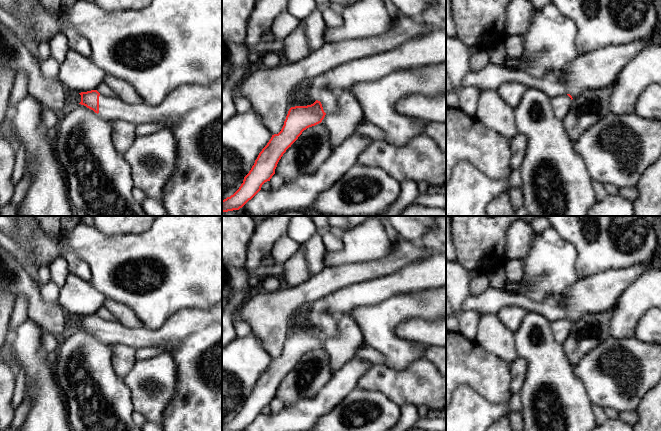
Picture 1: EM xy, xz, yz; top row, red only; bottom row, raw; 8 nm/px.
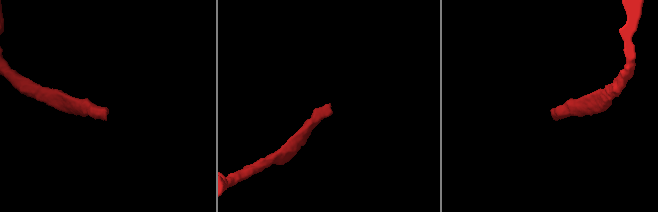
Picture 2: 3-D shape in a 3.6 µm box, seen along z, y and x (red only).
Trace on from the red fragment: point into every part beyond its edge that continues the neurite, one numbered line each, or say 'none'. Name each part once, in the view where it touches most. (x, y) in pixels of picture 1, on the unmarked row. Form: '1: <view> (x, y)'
1: xy (193, 337)

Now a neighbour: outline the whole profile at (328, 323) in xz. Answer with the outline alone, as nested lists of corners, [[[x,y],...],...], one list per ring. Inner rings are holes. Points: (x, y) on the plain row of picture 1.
[[[323,313],[317,318],[317,324],[321,326],[325,337],[338,335],[338,321],[334,316]]]

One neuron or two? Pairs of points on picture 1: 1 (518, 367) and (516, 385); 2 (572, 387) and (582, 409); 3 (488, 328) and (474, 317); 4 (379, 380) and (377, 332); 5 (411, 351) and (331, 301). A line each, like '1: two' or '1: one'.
1: one
2: one
3: two
4: two
5: two

